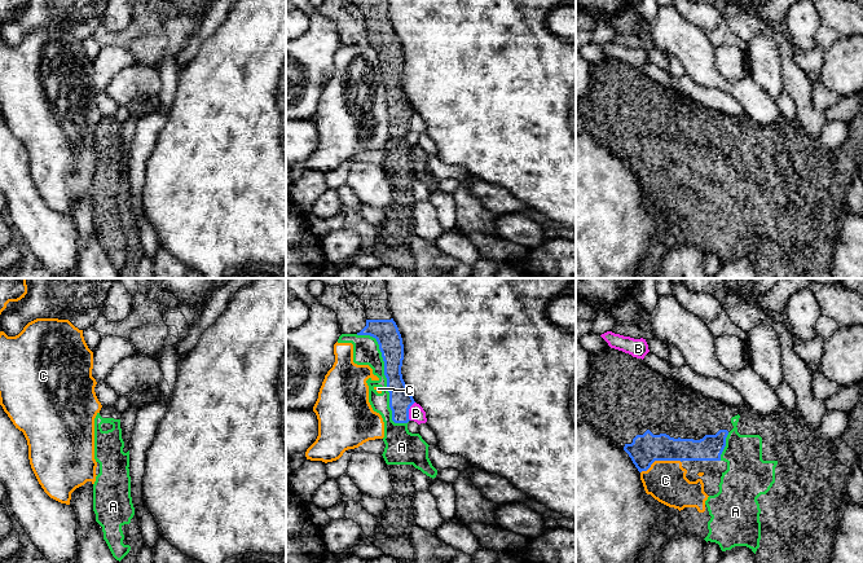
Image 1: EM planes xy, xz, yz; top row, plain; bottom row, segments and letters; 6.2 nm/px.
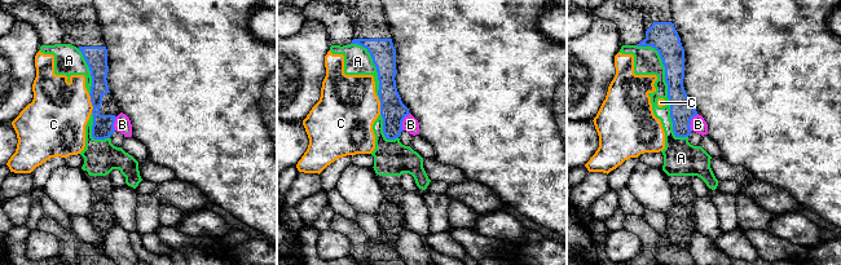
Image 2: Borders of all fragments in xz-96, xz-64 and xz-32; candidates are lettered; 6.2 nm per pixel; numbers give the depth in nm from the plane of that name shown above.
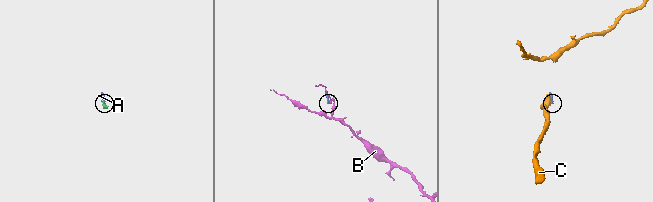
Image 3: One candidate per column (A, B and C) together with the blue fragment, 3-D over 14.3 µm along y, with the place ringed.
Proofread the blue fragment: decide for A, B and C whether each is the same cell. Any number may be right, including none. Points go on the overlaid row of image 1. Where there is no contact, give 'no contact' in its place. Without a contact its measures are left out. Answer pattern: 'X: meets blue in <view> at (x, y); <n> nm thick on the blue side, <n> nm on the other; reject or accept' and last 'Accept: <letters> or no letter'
A: meets blue in xz at (386, 377); 150 nm thick on the blue side, 160 nm on the other; accept
B: meets blue in xz at (408, 410); 140 nm thick on the blue side, 100 nm on the other; reject
C: meets blue in yz at (660, 460); 190 nm thick on the blue side, 260 nm on the other; reject
Accept: A

